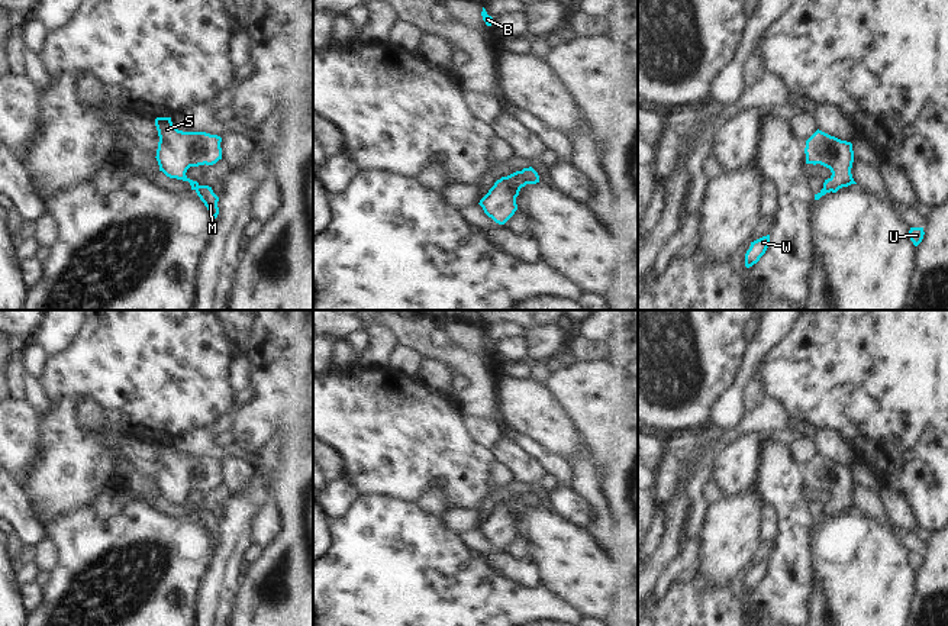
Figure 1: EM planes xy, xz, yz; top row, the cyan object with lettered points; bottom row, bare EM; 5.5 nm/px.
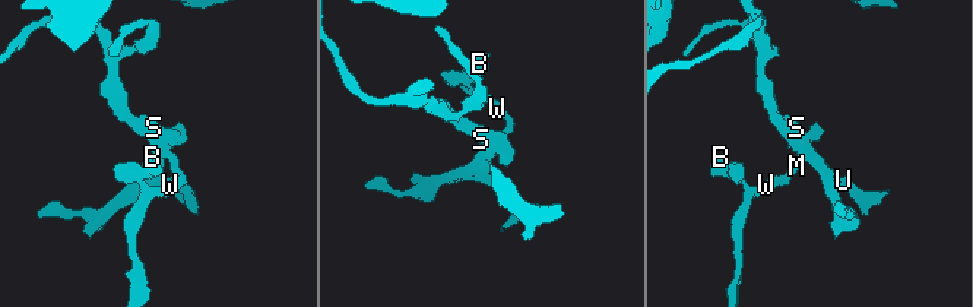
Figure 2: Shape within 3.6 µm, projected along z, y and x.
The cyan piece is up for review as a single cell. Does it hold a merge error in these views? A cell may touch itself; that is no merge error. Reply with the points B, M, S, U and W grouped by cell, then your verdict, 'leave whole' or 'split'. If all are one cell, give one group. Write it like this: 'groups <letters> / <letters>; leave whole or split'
groups B M S U W; leave whole

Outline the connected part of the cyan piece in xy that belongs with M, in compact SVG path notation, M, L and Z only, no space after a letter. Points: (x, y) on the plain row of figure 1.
M157 442L155 451L159 461L155 481L159 496L170 503L188 506L210 541L216 543L219 539L219 522L212 512L200 510L197 506L190 504L186 497L190 491L213 490L222 484L222 462L206 456L178 455L171 442Z

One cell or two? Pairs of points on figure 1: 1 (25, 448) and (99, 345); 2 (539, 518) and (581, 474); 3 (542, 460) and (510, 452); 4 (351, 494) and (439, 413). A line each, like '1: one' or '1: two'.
1: two
2: two
3: two
4: two

